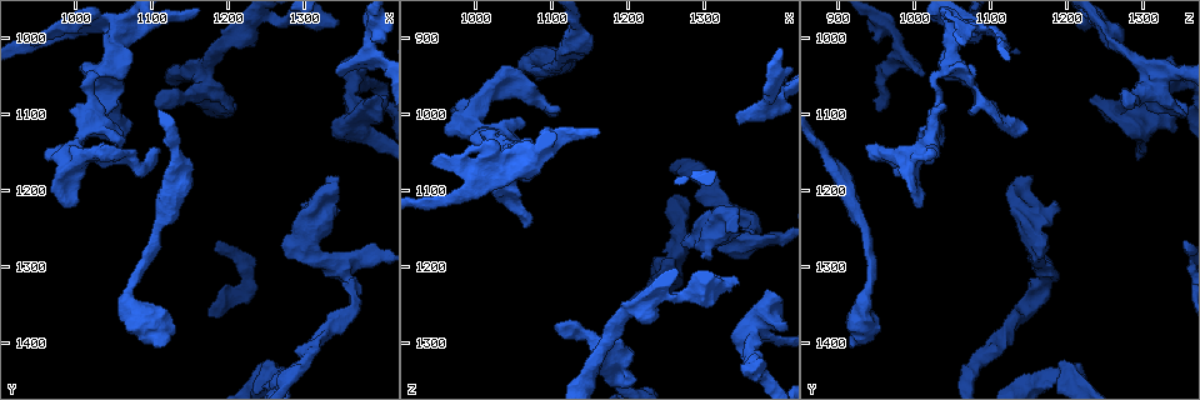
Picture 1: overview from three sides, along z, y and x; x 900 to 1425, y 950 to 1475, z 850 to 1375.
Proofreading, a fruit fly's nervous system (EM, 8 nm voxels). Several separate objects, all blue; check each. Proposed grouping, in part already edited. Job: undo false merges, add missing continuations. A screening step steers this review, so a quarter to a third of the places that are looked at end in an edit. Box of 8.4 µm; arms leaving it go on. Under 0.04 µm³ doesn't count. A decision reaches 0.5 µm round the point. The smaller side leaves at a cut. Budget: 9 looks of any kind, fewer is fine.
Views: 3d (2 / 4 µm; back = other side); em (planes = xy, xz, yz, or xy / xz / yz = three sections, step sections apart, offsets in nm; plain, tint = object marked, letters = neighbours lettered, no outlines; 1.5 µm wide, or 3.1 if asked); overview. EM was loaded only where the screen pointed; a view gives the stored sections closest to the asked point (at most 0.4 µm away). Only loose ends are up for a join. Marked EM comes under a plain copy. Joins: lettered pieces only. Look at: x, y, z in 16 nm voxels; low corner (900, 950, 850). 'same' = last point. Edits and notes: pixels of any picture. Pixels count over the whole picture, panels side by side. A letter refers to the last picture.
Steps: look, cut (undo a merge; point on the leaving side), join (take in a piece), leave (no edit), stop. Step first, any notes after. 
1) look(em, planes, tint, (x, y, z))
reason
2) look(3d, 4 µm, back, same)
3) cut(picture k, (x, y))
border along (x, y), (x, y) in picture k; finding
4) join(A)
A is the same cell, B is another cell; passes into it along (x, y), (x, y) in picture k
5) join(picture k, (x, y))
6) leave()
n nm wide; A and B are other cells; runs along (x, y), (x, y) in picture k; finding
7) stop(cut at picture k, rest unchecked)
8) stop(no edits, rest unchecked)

look(3d, 2 µm, (1165, 1060, 1315))
four-way junction

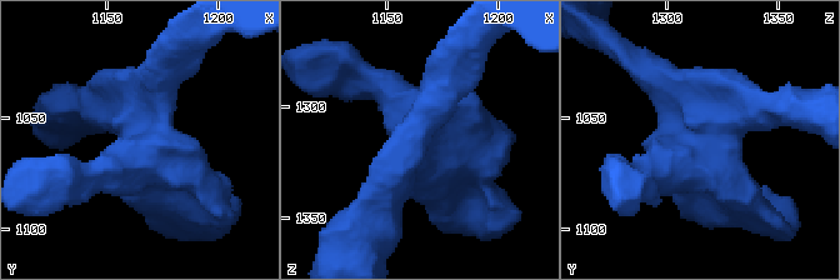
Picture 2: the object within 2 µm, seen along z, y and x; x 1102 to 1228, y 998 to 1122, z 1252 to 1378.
look(em, yz, step 4, tint, (1164, 1063, 1313))
shape alone is not enough

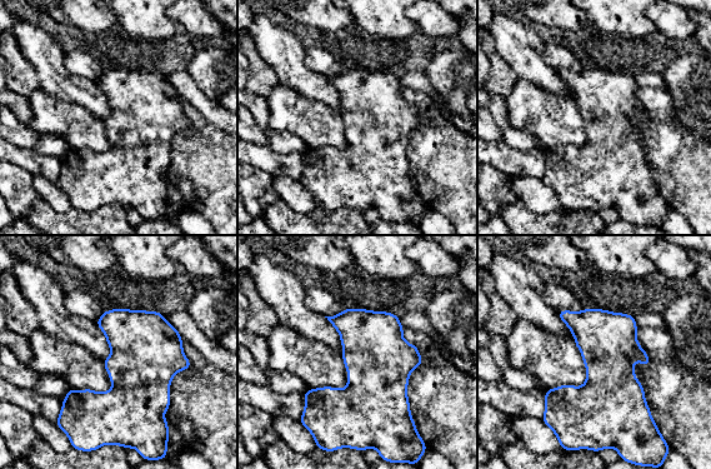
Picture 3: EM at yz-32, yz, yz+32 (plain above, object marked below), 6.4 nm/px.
look(em, planes, letters, same)
cut it another way

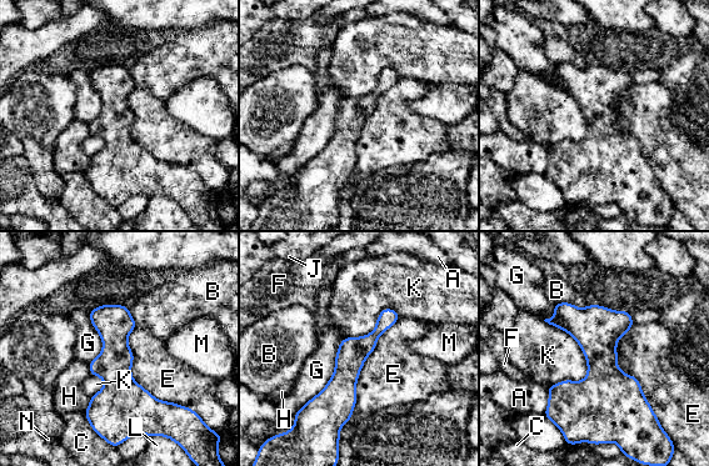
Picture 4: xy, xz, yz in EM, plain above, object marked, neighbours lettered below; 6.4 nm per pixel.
leave()
360 nm wide; A, B, C, E, F, G, H, J, K, L, M and N are other cells; runs along (390, 311), (348, 362), (343, 415) in picture 4; all the same neuron

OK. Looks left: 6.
look(3d, 2 µm, (1380, 1085, 1230))
an open end

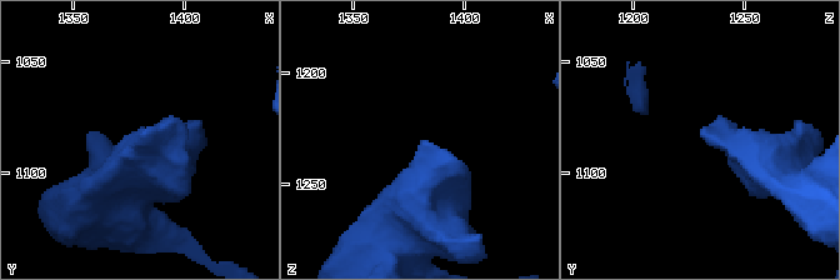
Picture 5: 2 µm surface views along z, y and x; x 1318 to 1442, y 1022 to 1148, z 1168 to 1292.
look(em, planes, letters, (1381, 1084, 1228))
shape alone is not enough

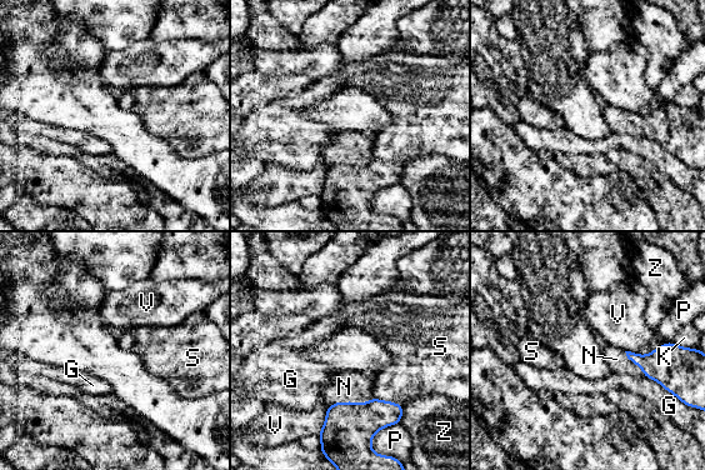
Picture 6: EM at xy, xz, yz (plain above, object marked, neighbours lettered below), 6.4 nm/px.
leave()
G, K, N, P, S, V and Z are other cells; border along (374, 398), (330, 405) in picture 6; no lettered piece goes on from it

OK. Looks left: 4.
look(3d, 4 µm, (1000, 1215, 1015))
an open end

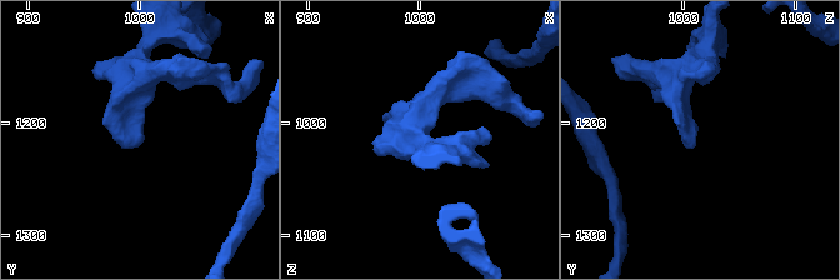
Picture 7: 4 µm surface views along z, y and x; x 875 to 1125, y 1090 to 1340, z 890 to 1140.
look(em, planes, tint, (996, 1218, 1008))

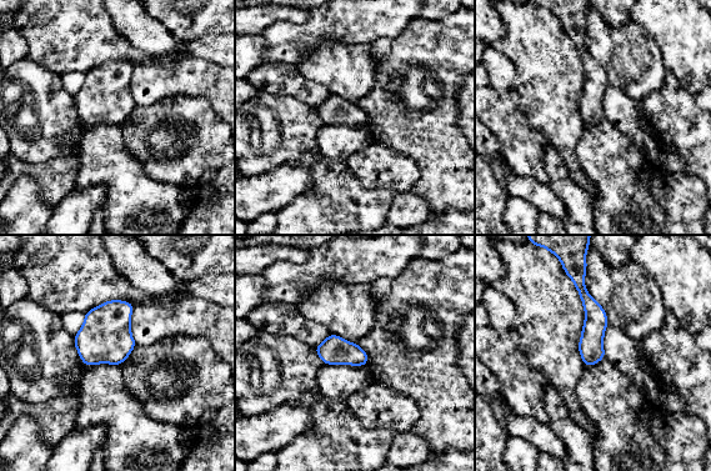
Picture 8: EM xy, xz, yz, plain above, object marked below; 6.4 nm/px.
look(em, planes, letters, same)

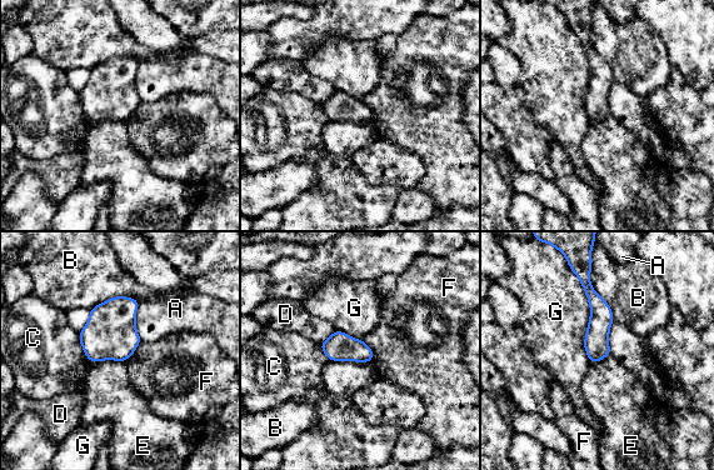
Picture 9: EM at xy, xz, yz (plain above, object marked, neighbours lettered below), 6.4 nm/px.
leave()
G touches over 600 nm; A, B, C, D, E, F and G are other cells; border along (374, 354), (372, 360) in picture 9; none of them fits

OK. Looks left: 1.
look(em, planes, letters, (1115, 1405, 915))
branch stops here

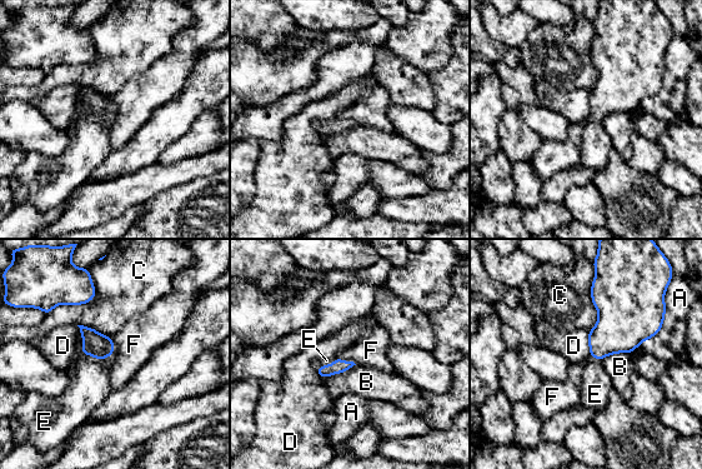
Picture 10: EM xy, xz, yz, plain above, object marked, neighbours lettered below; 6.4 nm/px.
join(E)
C touches over 400 nm; E is the same cell, A, B, C, D and F are other cells; passes into it along (100, 347), (91, 354), (89, 385) in picture 10; it goes on there

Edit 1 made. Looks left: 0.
stop(join at picture 10, rest unchecked)

